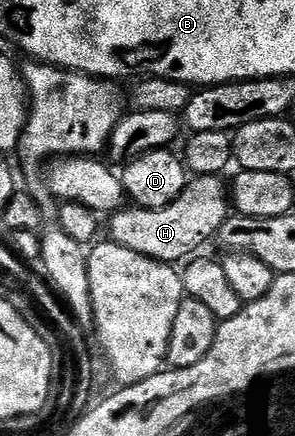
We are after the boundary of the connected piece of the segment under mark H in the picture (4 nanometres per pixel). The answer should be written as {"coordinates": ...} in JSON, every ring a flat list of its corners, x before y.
{"coordinates":[[195,176,187,184,186,190,179,195,168,207,163,209,140,209,137,207,123,207,109,218,109,240,114,241,120,247,128,247,128,251,136,251,145,257,151,257,157,261,167,263,185,262,193,258,199,252,201,245,208,241,213,242,218,236,220,227,232,213,232,201,228,196,228,185,222,182,221,176,199,177]]}

